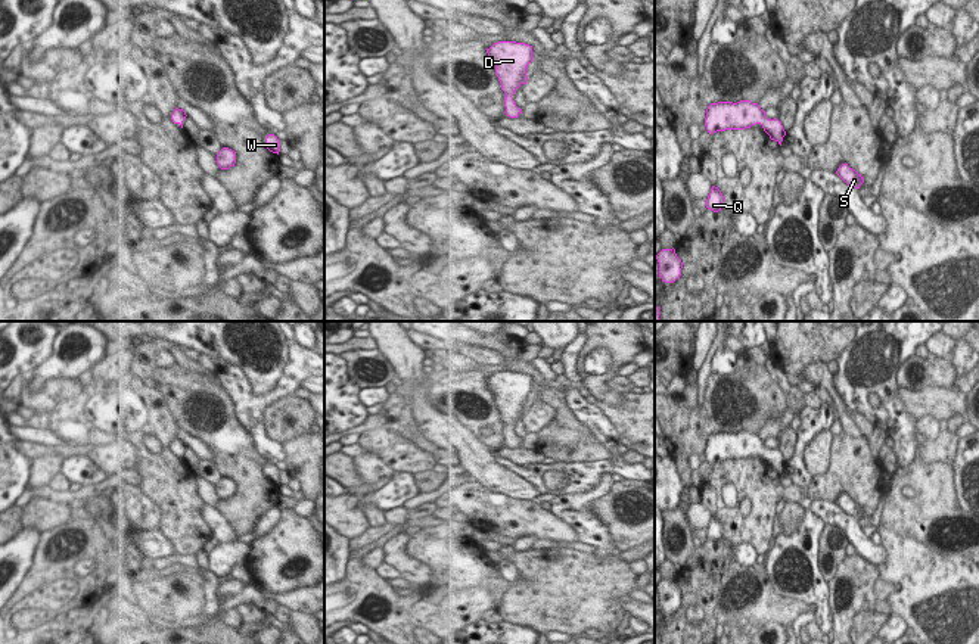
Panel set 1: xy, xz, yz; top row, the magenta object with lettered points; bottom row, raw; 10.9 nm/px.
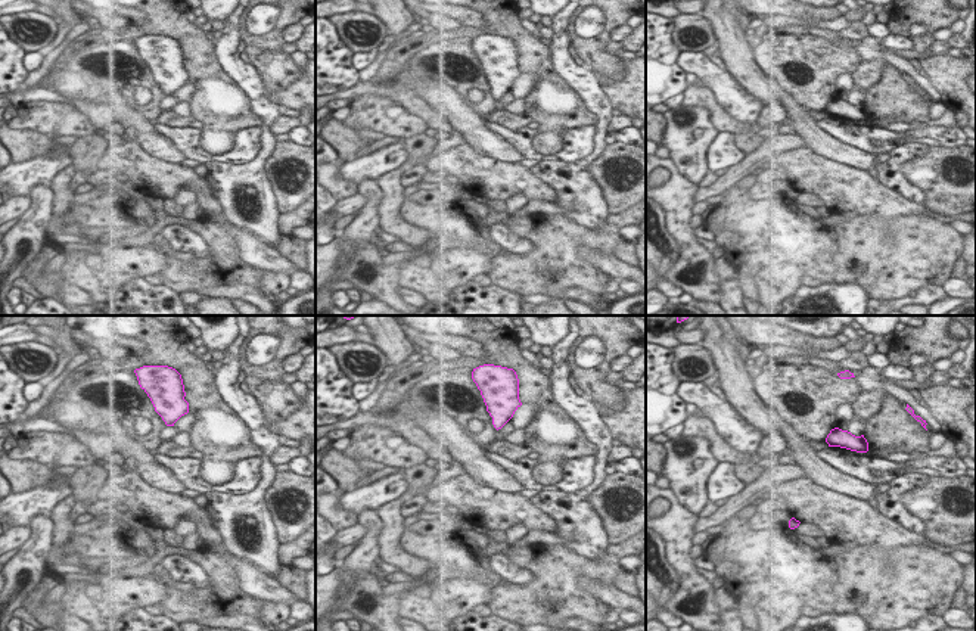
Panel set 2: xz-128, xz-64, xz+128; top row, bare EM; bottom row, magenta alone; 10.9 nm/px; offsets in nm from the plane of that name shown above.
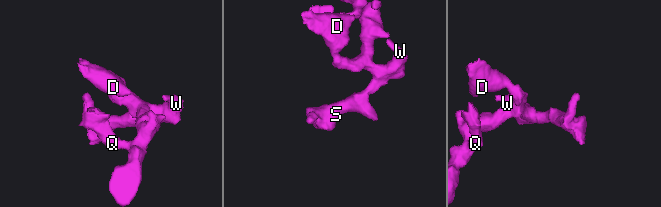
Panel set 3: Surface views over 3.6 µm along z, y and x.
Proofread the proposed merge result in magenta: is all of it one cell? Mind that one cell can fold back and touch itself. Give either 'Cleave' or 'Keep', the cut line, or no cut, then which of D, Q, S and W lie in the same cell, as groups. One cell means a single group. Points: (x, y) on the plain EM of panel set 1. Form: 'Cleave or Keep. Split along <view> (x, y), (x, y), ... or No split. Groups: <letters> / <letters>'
Keep. No split. Groups: D Q S W.

